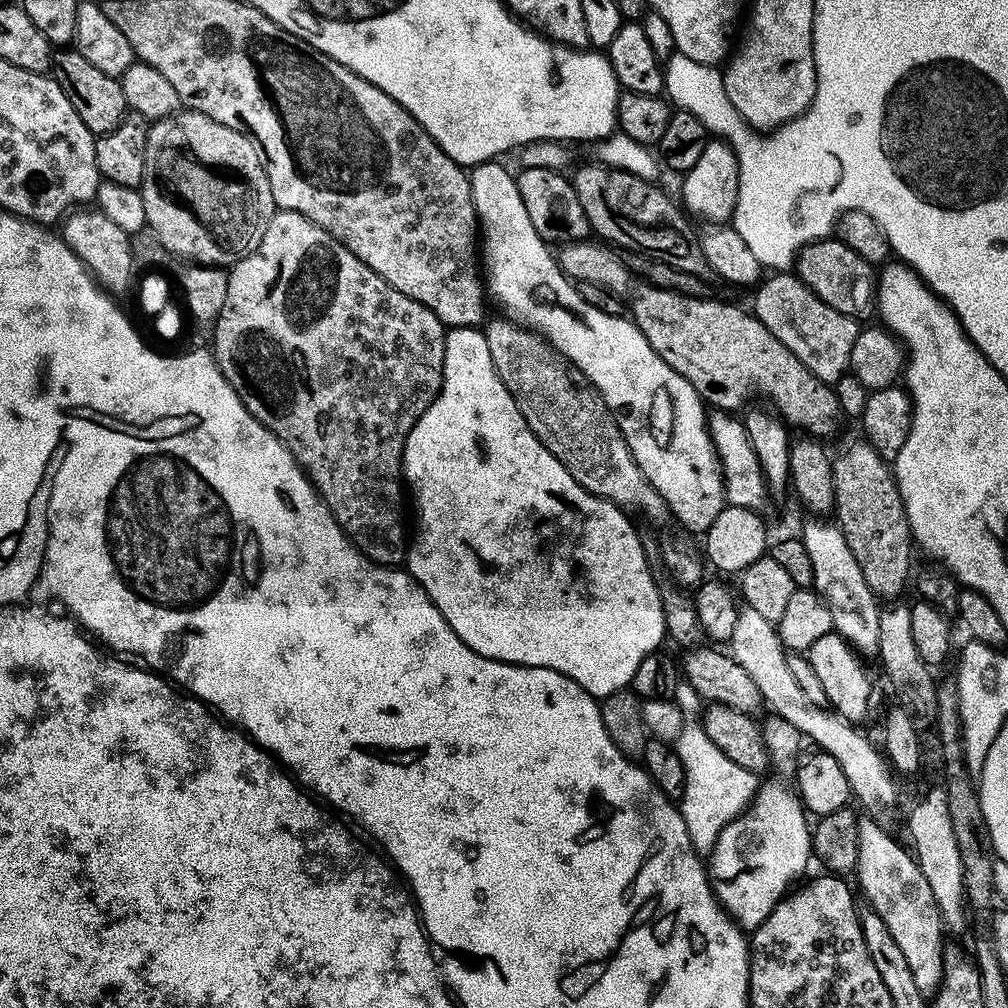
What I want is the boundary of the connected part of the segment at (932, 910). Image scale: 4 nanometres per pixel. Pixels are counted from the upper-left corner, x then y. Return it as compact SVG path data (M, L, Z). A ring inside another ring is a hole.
M864 818L858 826L858 852L854 877L864 891L867 907L873 908L886 922L894 942L898 942L906 963L914 973L914 982L922 994L931 997L940 988L944 977L944 950L946 929L940 918L940 911L930 891L930 882L922 874L913 853L904 848L875 819ZM870 819L870 820L866 820Z

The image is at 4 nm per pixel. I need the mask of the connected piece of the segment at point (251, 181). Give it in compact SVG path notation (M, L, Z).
M181 110L173 116L167 116L165 120L151 121L146 138L146 170L138 190L146 206L147 227L159 238L161 246L173 257L181 256L179 258L181 261L208 264L212 268L227 269L242 258L246 258L254 250L258 250L258 242L262 242L262 234L266 234L266 226L270 226L272 217L278 211L274 194L270 194L270 182L266 178L264 158L255 142L248 136L243 136L238 130L230 130L230 126L222 126L222 122L214 122L214 118L191 110Z

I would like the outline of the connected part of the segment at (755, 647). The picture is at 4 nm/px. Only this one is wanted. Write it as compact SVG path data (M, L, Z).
M743 607L738 620L734 624L734 634L728 641L728 648L733 660L736 660L758 686L761 699L772 708L771 713L794 726L808 741L812 740L823 752L835 757L845 771L847 782L850 783L853 795L870 812L878 813L890 809L896 802L896 784L892 778L887 759L875 746L858 730L853 723L825 707L809 702L797 679L790 672L787 653L780 641L773 623L763 618L758 610Z

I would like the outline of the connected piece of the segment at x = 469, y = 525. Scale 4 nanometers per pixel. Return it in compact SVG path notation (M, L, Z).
M479 327L454 328L444 337L444 377L440 393L434 402L416 419L416 425L404 443L404 466L402 480L409 493L416 492L416 537L411 537L406 548L406 571L426 590L430 602L446 618L450 630L462 638L470 650L491 660L507 664L522 664L525 668L549 668L570 677L582 690L591 696L603 698L623 692L629 687L642 662L642 658L653 655L660 643L665 643L664 604L660 600L660 588L648 569L649 557L644 555L642 536L636 533L629 513L590 494L581 484L570 478L570 470L538 442L530 430L526 418L518 410L514 398L506 390L502 378L494 370L494 362L488 353L486 338Z

